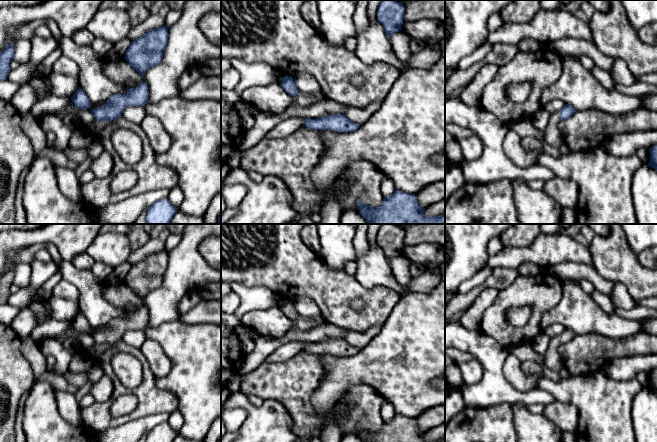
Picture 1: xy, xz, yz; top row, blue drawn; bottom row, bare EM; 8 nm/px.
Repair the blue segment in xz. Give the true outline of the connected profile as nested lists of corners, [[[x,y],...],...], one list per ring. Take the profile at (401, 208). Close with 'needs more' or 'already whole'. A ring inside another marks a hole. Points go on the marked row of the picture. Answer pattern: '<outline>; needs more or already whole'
[[[395,190],[390,197],[384,197],[379,207],[365,205],[361,201],[357,201],[357,207],[360,215],[366,219],[367,224],[445,224],[445,215],[425,216],[426,208],[418,204],[415,194],[404,193],[399,190]]]; already whole

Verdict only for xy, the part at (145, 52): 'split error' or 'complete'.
complete

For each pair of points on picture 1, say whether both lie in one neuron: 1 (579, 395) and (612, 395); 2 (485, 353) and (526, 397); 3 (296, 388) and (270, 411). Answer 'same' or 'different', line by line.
1: same
2: same
3: different

